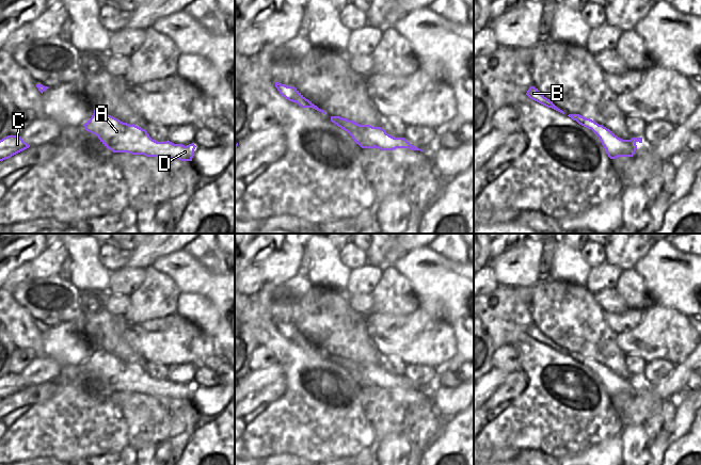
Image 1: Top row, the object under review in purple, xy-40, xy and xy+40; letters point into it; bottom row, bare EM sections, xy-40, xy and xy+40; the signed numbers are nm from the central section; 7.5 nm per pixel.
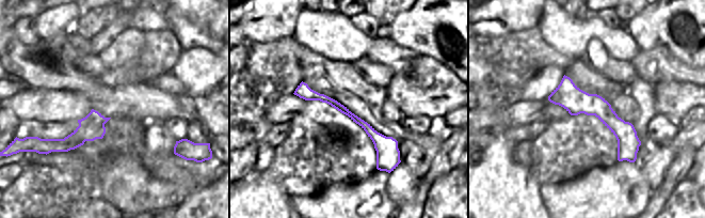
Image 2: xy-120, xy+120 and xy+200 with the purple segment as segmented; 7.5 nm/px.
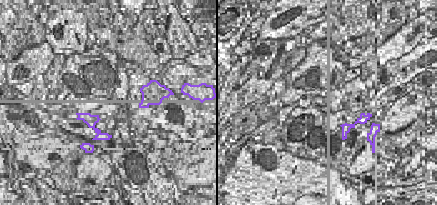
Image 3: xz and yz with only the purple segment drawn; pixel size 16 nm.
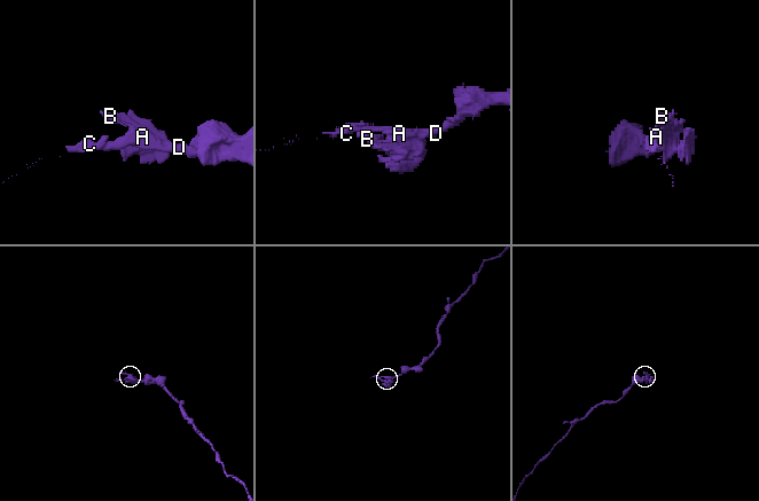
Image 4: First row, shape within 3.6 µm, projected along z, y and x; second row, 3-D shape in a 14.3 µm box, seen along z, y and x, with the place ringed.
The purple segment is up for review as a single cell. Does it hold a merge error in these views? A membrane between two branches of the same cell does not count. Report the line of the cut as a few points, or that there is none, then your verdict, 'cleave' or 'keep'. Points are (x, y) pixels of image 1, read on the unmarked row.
cut xy (362, 375), (365, 375), (375, 385); cleave

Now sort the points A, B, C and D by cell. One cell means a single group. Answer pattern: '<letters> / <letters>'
A C D / B

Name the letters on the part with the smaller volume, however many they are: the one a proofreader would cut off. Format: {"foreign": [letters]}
{"foreign": ["B"]}

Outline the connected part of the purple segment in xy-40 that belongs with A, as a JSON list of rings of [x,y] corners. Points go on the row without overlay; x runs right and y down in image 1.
[[[94,349],[92,356],[83,365],[86,370],[97,374],[100,381],[113,391],[192,400],[196,386],[193,382],[185,385],[169,379],[157,381],[145,368],[123,362],[99,349]]]

